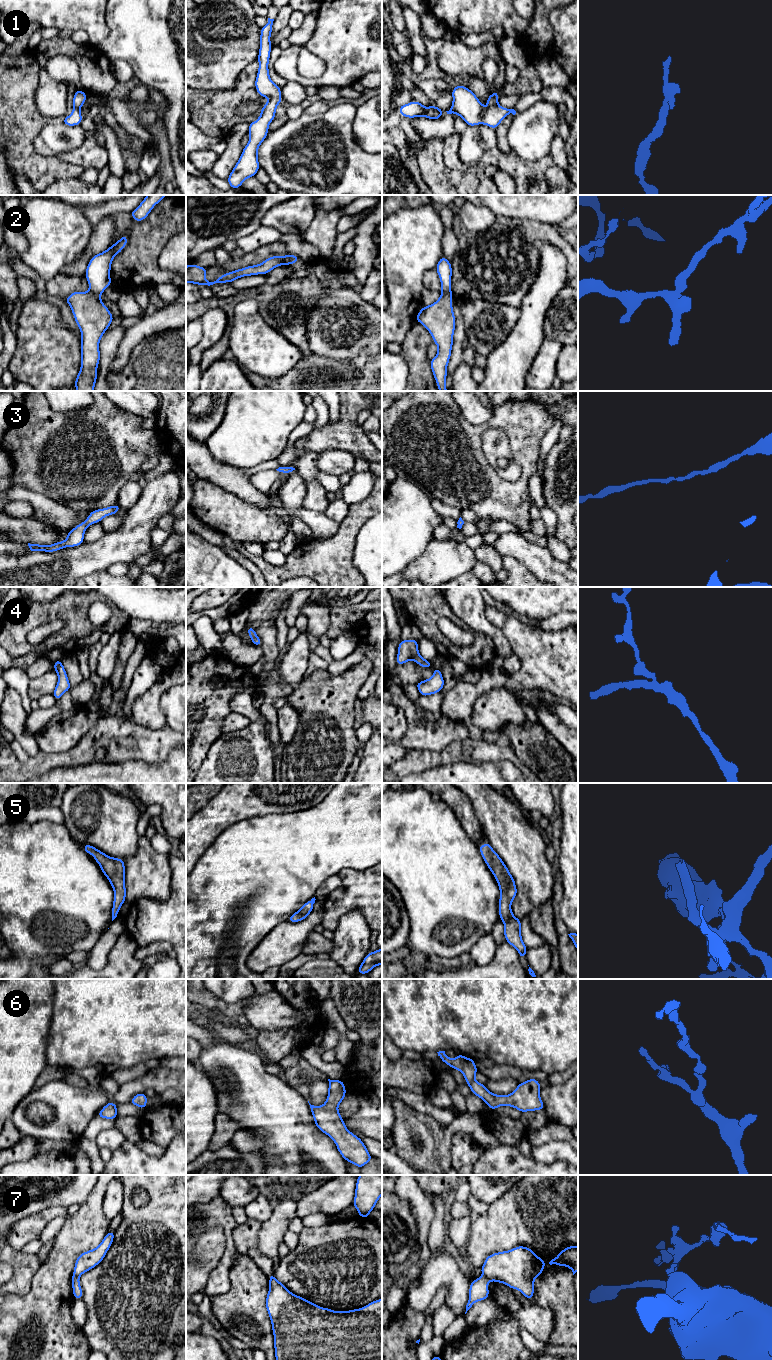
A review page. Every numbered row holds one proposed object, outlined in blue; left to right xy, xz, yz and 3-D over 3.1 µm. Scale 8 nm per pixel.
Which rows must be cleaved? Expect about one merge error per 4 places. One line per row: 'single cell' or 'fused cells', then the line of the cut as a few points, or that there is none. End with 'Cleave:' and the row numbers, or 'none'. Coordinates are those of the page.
1: single cell | no cut
2: fused cells | xz (288, 254), (289, 263)
3: single cell | no cut
4: single cell | no cut
5: single cell | no cut
6: single cell | no cut
7: fused cells | yz (483, 1275), (489, 1280)
Cleave: 2, 7

